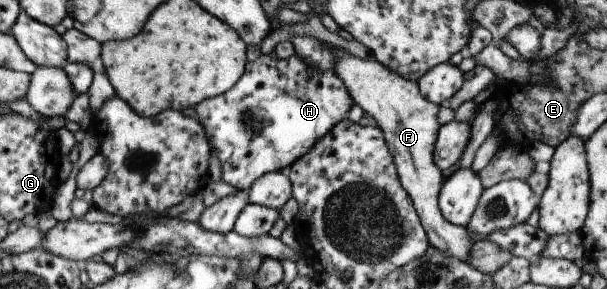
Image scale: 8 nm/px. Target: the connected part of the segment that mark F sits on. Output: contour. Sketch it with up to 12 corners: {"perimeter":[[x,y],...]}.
{"perimeter":[[377,60],[333,72],[382,131],[428,244],[469,264],[472,237],[438,206],[439,106]]}

